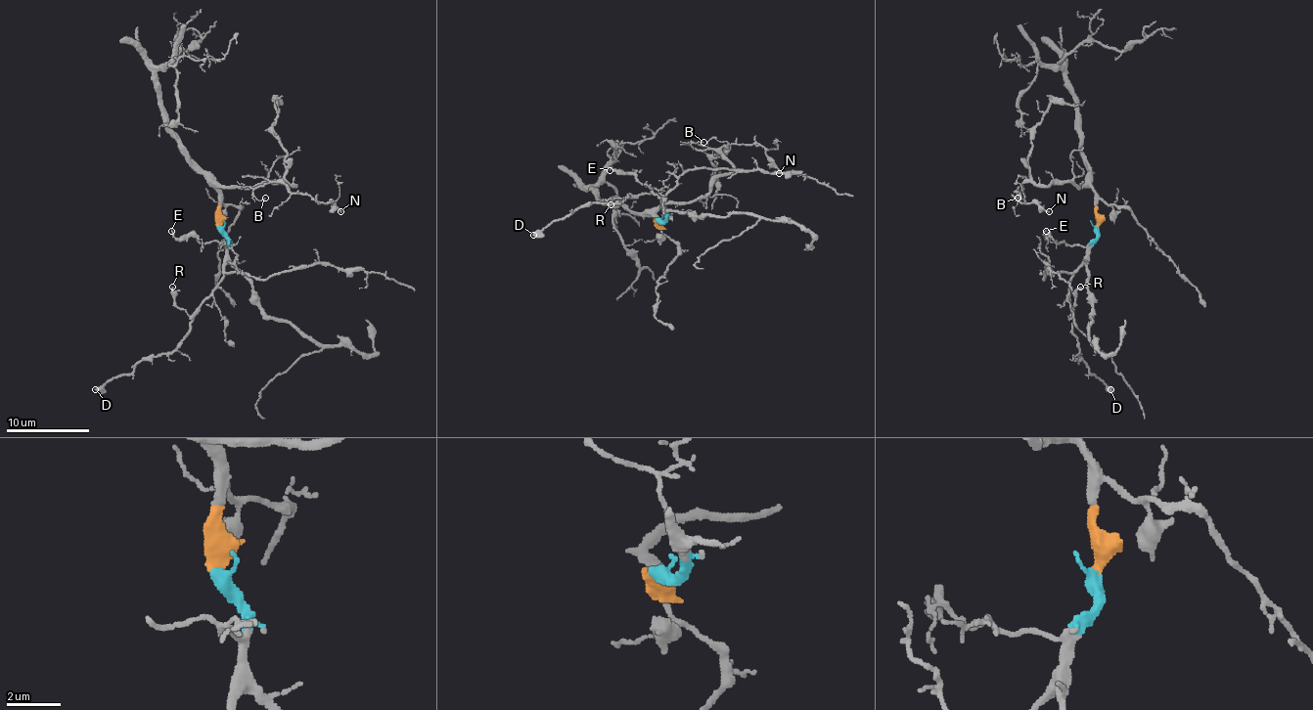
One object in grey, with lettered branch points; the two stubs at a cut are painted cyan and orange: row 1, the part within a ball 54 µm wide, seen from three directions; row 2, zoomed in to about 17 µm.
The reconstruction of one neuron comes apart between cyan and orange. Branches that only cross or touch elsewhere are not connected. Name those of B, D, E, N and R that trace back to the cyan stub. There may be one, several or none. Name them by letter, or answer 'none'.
D, E, R

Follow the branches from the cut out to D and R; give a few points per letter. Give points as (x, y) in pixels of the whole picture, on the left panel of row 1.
D: (218, 228), (227, 246), (225, 272), (196, 311), (190, 333), (171, 352), (142, 358), (129, 373), (94, 389)
R: (218, 228), (227, 241), (225, 272), (218, 286), (190, 315), (175, 304), (173, 286)

